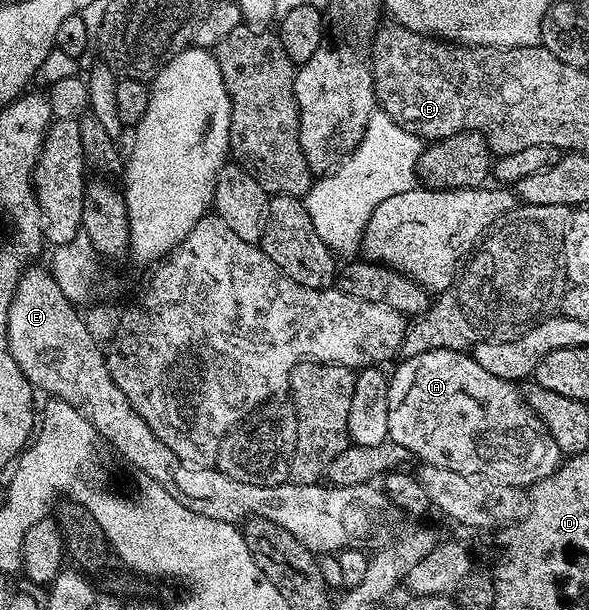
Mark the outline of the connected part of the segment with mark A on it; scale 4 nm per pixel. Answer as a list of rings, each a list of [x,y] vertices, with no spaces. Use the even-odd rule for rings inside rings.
[[[457,350],[425,351],[424,354],[413,355],[412,358],[403,357],[400,362],[400,365],[395,369],[395,374],[393,372],[390,374],[387,386],[387,394],[389,395],[389,427],[391,428],[390,440],[401,443],[407,449],[408,454],[415,456],[416,453],[420,457],[418,460],[423,463],[447,465],[458,473],[480,473],[483,477],[504,481],[506,485],[518,485],[520,487],[530,487],[536,481],[553,475],[553,471],[559,469],[565,457],[563,450],[559,449],[553,439],[553,435],[548,433],[545,423],[541,423],[539,416],[527,406],[526,401],[523,400],[522,392],[518,388],[515,390],[517,385],[514,380],[507,380],[490,374],[471,355],[461,355]]]

